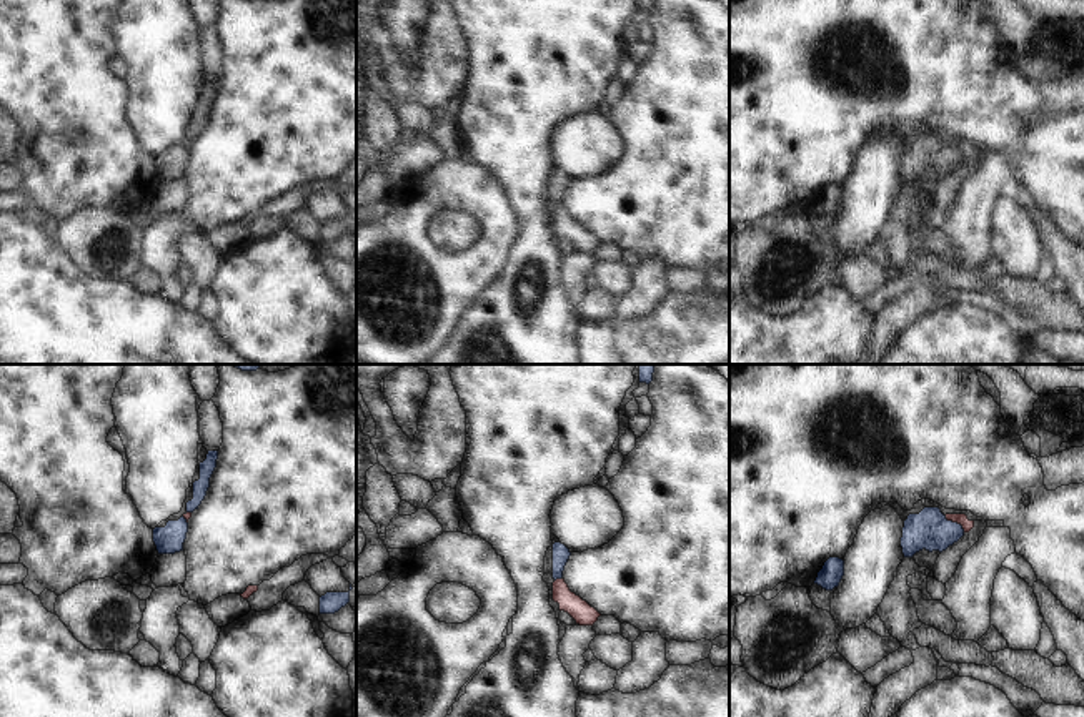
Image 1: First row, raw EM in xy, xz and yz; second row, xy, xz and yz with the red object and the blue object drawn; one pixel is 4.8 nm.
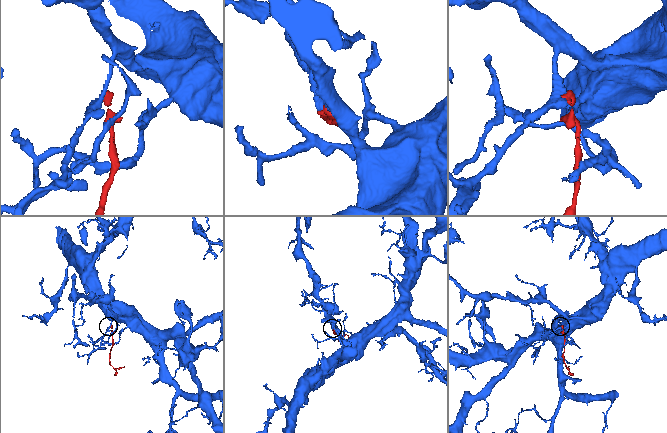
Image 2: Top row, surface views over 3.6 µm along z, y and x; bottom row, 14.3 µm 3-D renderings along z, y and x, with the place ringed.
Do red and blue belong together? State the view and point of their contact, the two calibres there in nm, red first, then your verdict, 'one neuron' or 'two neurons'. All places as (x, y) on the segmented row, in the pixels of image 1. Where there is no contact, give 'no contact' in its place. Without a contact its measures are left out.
meets red in yz at (956, 521); 50 nm thick on the red side, 200 nm on the other; two neurons

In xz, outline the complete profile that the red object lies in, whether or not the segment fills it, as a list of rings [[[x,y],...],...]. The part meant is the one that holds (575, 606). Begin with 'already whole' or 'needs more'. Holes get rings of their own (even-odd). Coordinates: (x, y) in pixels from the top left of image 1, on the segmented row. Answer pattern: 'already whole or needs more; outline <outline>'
already whole; outline [[[564,579],[553,582],[553,601],[559,604],[559,611],[568,612],[579,626],[593,626],[601,616],[586,601],[571,592]]]

